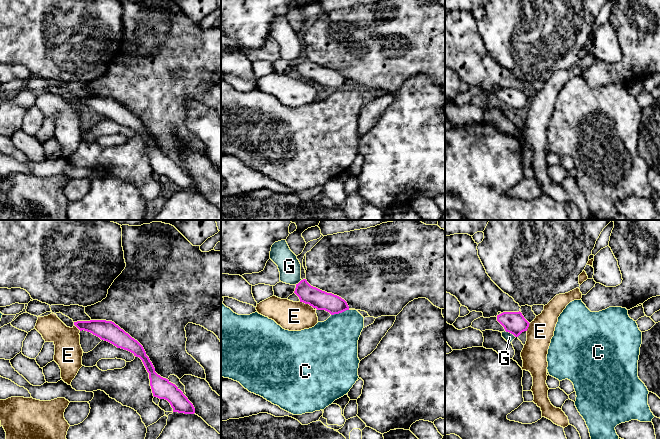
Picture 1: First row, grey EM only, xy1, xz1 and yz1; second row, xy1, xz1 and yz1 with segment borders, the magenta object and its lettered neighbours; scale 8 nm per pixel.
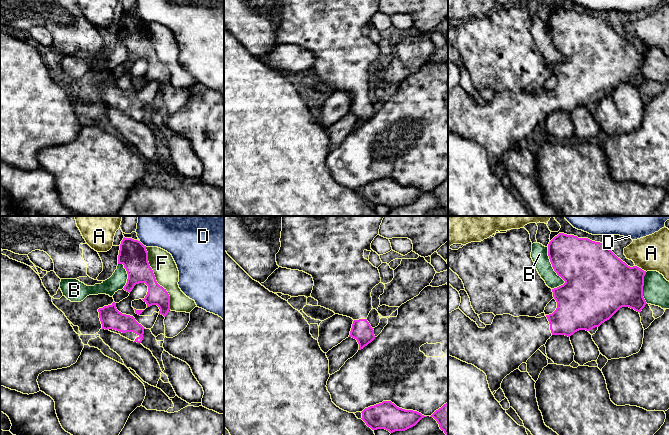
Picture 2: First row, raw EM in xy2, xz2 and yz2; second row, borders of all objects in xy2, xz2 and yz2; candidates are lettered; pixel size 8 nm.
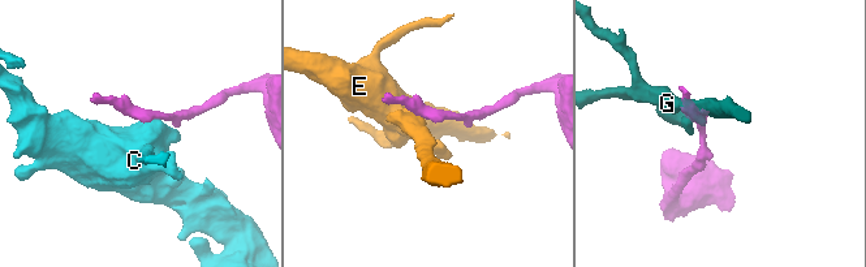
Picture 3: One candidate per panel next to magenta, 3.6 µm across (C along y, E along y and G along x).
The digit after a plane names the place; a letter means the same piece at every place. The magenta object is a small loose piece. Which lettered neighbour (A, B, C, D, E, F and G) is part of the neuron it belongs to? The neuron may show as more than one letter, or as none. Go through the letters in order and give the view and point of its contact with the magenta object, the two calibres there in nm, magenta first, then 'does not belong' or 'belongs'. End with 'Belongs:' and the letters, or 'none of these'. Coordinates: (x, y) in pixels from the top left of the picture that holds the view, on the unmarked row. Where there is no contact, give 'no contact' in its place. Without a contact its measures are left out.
A: contact yz2 (640, 44); calibres 380 and 280 nm; does not belong
B: contact yz2 (554, 46); calibres 400 and 140 nm; does not belong
C: contact xz1 (339, 88); calibres 160 and 380 nm; does not belong
D: contact xy2 (142, 20); calibres 220 and 220 nm; does not belong
E: contact xz1 (307, 79); calibres 160 and 240 nm; does not belong
F: contact xy2 (155, 54); calibres 220 and 190 nm; does not belong
G: contact yz1 (510, 108); calibres 180 and 70 nm; does not belong
Belongs: none of these

